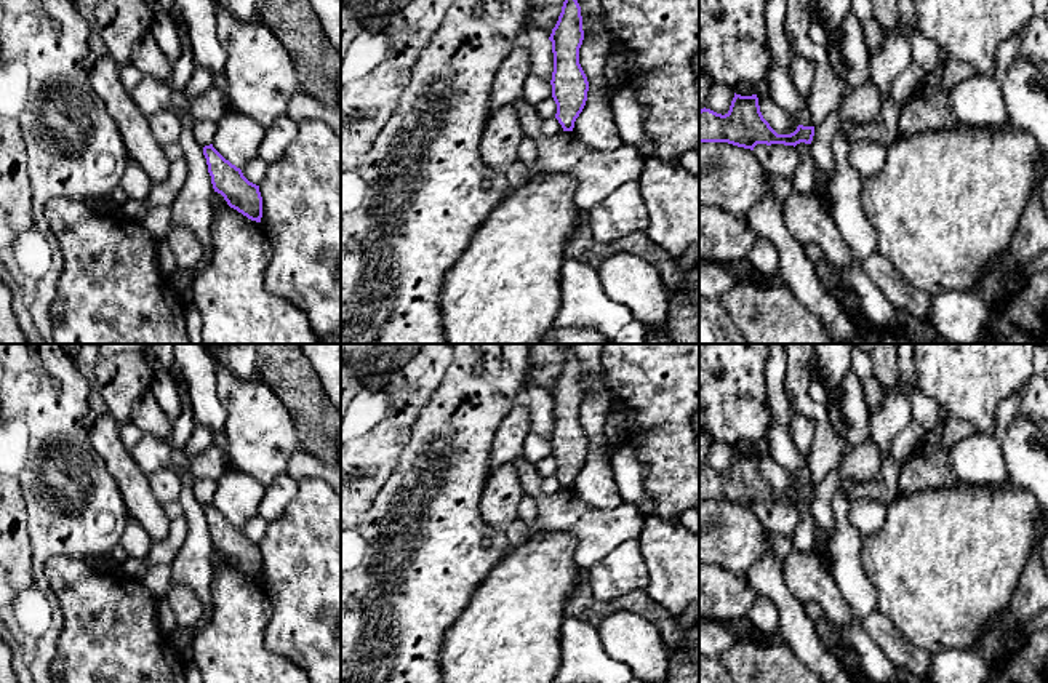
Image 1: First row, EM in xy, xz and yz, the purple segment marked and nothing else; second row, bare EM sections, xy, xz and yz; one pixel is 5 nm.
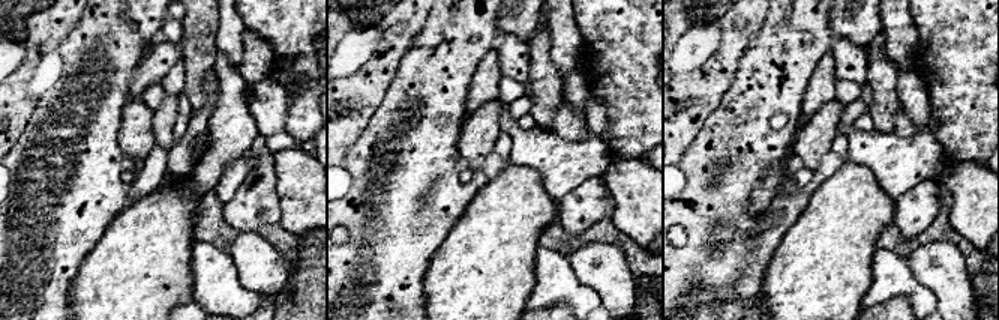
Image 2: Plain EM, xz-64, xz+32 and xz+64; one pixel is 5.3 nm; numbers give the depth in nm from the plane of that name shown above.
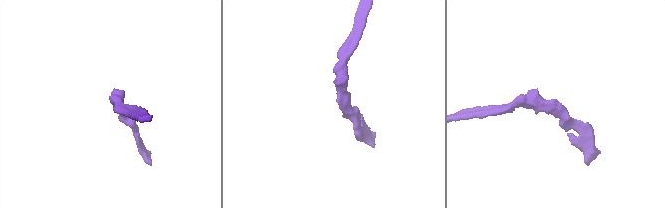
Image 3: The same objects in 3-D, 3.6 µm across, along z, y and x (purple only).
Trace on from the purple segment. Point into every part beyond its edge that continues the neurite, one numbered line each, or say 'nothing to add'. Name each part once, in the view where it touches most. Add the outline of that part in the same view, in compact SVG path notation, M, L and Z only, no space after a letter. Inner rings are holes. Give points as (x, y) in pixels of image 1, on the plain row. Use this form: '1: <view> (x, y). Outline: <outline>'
nothing to add

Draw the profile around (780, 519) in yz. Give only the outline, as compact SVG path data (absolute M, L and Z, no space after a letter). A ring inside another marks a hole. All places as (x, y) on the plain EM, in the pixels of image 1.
M757 502L754 512L766 533L776 536L792 536L792 529L798 521L798 512L794 504L784 502Z

